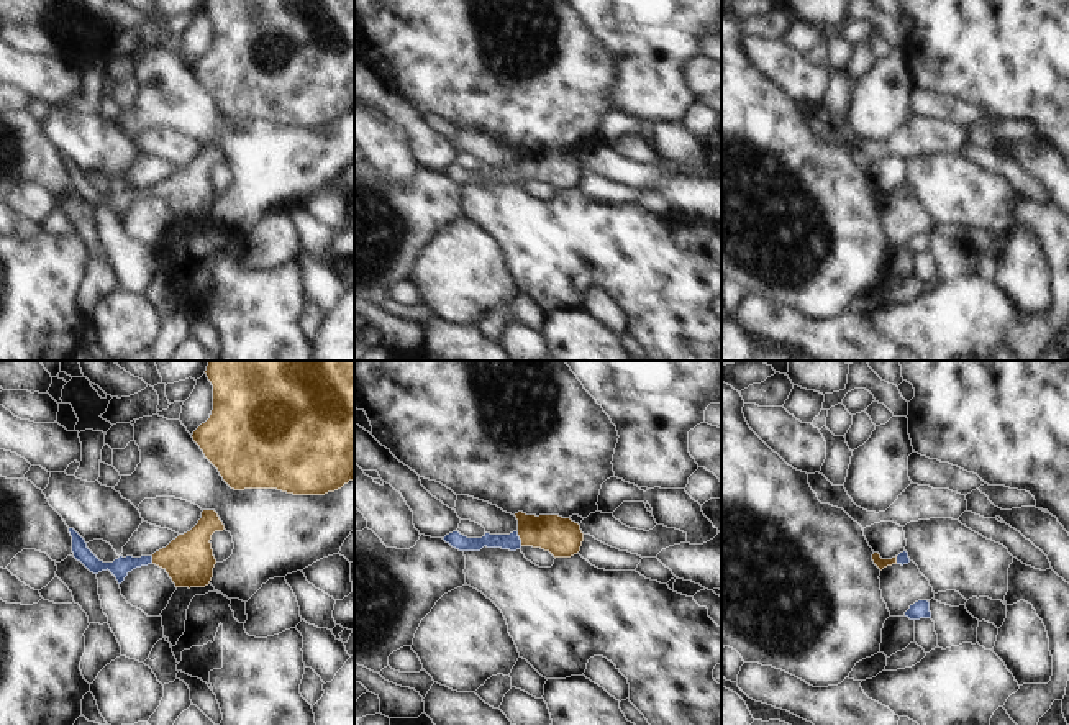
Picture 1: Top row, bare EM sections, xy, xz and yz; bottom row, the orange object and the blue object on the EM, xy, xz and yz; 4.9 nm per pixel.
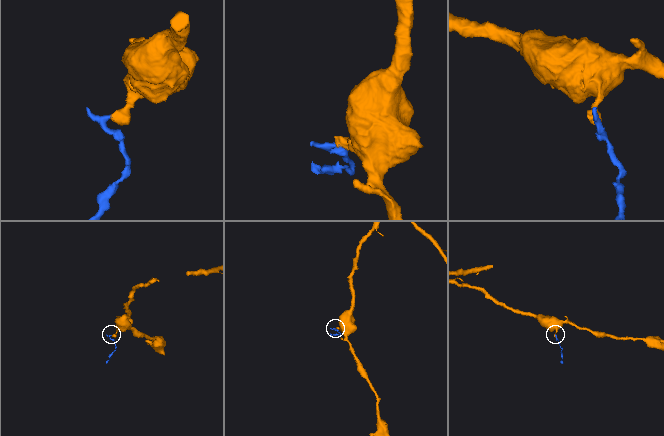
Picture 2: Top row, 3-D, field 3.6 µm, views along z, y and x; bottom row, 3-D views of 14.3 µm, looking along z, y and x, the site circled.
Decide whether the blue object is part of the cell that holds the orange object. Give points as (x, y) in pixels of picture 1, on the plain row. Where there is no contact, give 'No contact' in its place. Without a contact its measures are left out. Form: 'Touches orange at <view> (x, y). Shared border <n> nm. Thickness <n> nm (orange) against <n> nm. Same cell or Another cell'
Touches orange at xz (520, 171). Shared border 80 nm. Thickness 190 nm (orange) against 90 nm. Same cell

